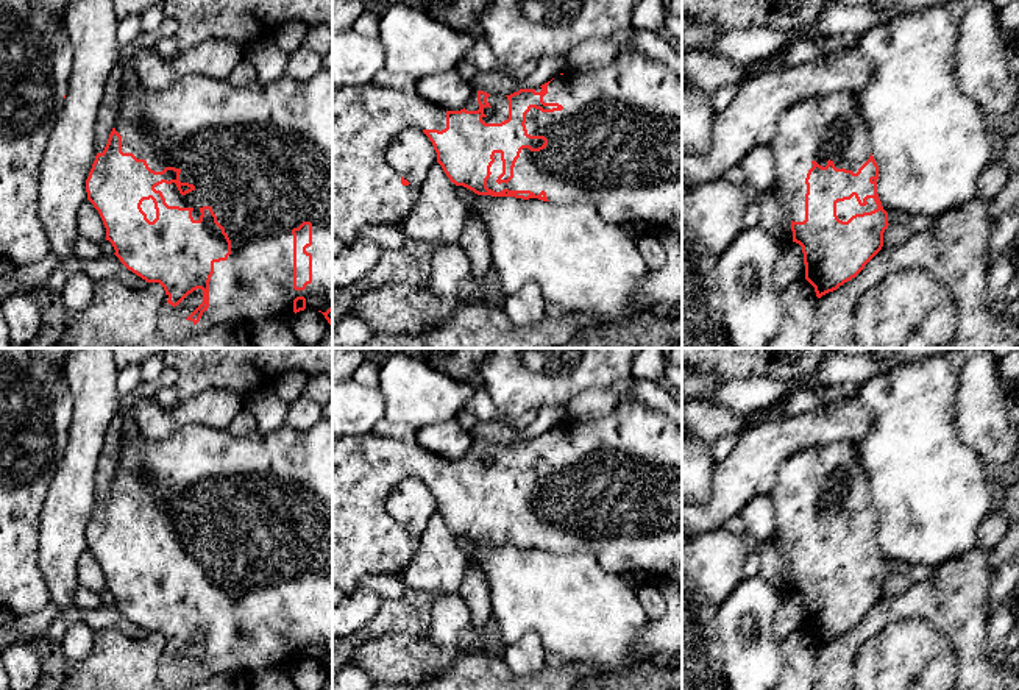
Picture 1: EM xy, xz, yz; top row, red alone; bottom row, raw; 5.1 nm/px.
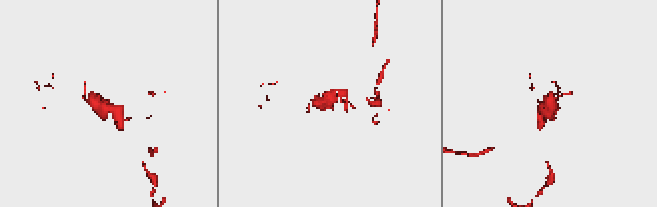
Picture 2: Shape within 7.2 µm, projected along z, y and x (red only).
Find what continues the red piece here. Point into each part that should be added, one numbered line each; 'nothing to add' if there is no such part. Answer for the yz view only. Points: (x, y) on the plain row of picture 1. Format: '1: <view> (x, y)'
1: yz (824, 476)

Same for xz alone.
1: xz (617, 494)

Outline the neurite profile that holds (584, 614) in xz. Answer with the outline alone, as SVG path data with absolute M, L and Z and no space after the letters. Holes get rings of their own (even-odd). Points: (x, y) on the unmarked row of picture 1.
M478 545L470 554L482 570L490 587L492 617L506 646L527 632L537 632L546 653L559 654L568 663L587 663L598 673L623 673L632 668L630 649L649 621L638 601L637 589L620 574L605 571L593 554L552 553L538 548Z

